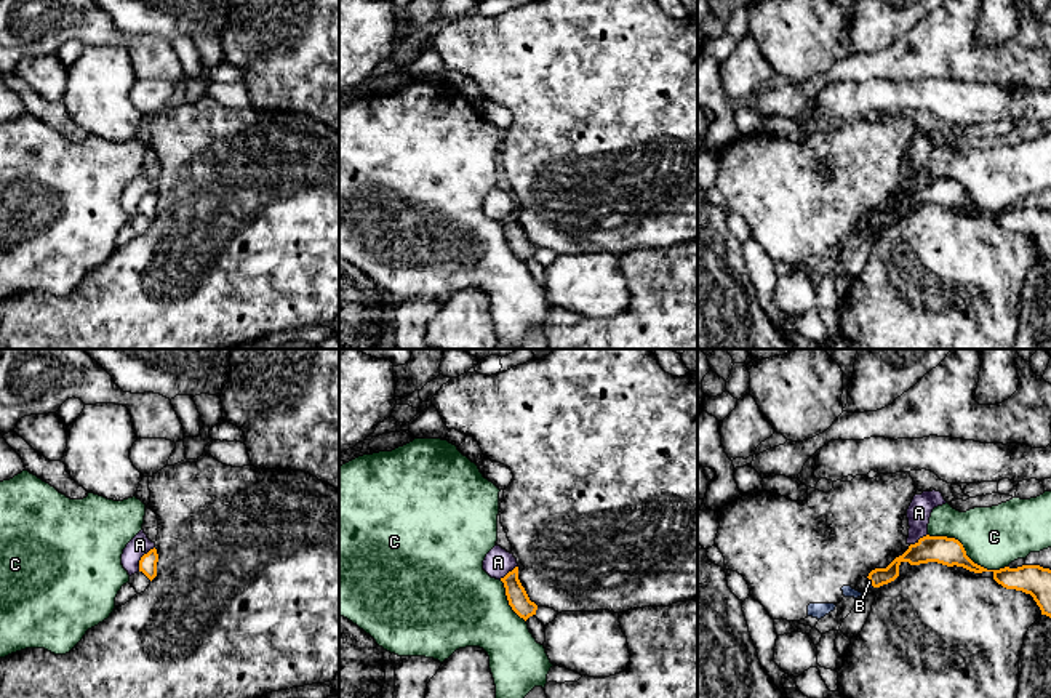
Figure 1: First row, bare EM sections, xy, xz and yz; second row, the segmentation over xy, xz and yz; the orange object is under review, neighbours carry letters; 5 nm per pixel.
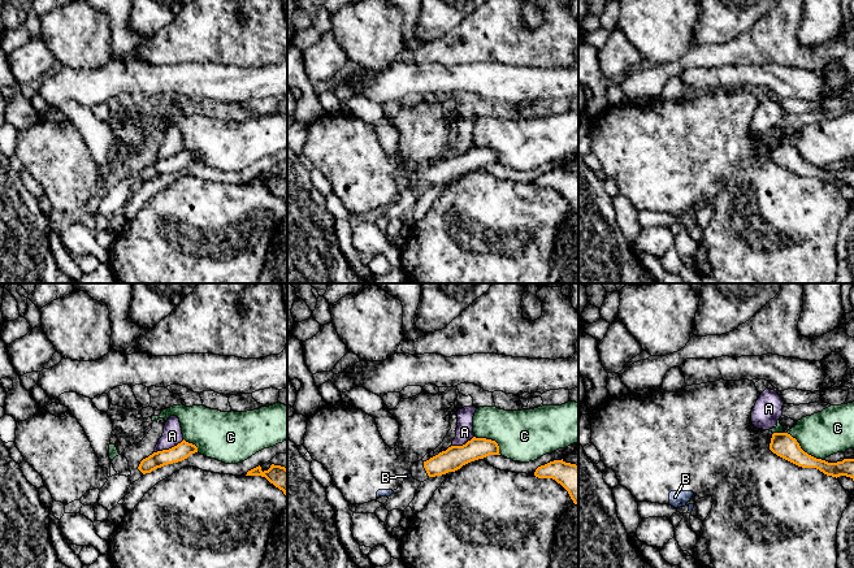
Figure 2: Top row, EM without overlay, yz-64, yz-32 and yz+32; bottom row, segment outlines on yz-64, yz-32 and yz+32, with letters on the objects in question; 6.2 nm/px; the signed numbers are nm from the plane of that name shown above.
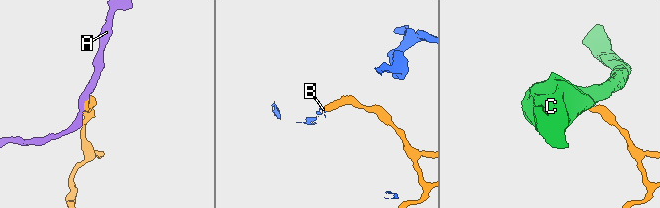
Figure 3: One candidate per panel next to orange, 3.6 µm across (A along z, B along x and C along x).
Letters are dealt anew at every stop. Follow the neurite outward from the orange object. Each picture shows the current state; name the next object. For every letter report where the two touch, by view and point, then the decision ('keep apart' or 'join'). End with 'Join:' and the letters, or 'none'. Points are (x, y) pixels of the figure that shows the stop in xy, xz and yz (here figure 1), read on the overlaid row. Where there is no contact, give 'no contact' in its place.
A: meets orange in xy at (141, 557); keep apart
B: meets orange in yz at (871, 581); keep apart
C: meets orange in yz at (965, 553); keep apart
Join: none

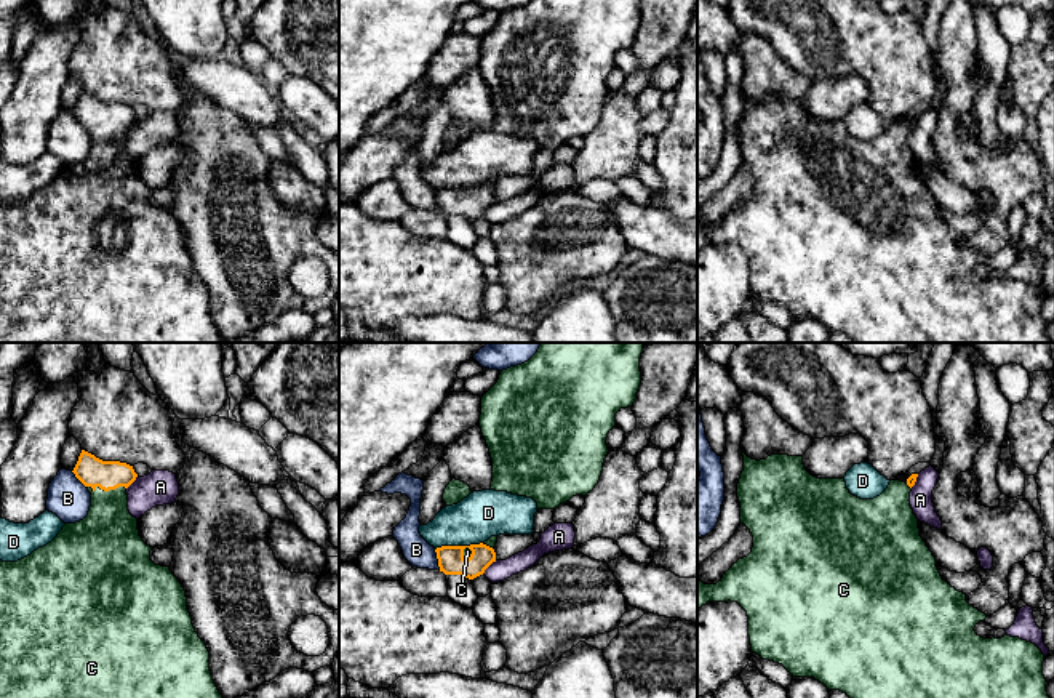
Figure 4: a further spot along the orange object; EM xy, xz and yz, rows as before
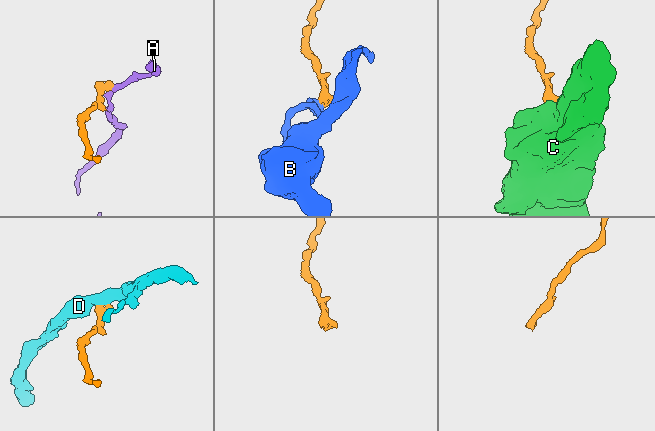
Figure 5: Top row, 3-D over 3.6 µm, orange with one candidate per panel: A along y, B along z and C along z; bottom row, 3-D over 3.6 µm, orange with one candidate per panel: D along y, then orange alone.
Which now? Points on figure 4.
A: meets orange in xz at (488, 565); keep apart
B: meets orange in xz at (439, 559); keep apart
C: meets orange in xy at (106, 490); join
D: meets orange in xz at (458, 546); keep apart
Join: C

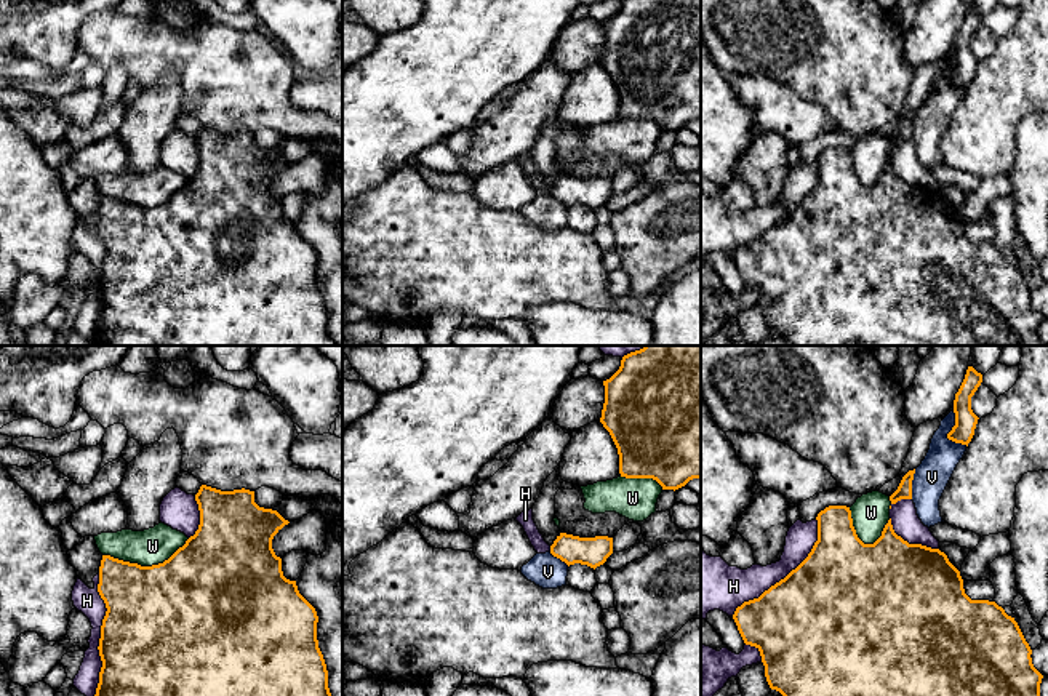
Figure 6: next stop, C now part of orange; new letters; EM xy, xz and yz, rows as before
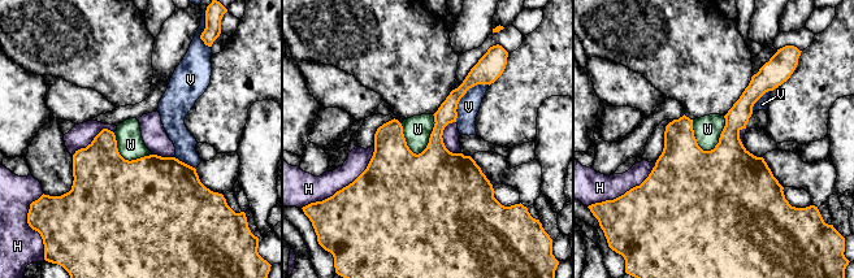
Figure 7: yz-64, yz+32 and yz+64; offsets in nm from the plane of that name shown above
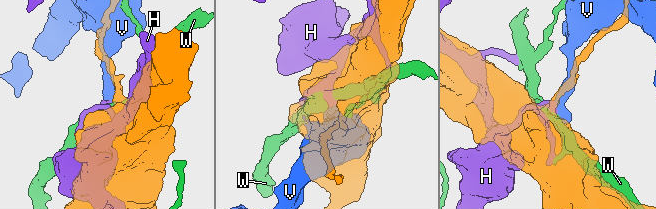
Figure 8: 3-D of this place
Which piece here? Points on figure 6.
H: meets orange in xy at (101, 634); keep apart
V: meets orange in yz at (948, 434); keep apart
W: meets orange in xy at (146, 567); keep apart
Join: none

